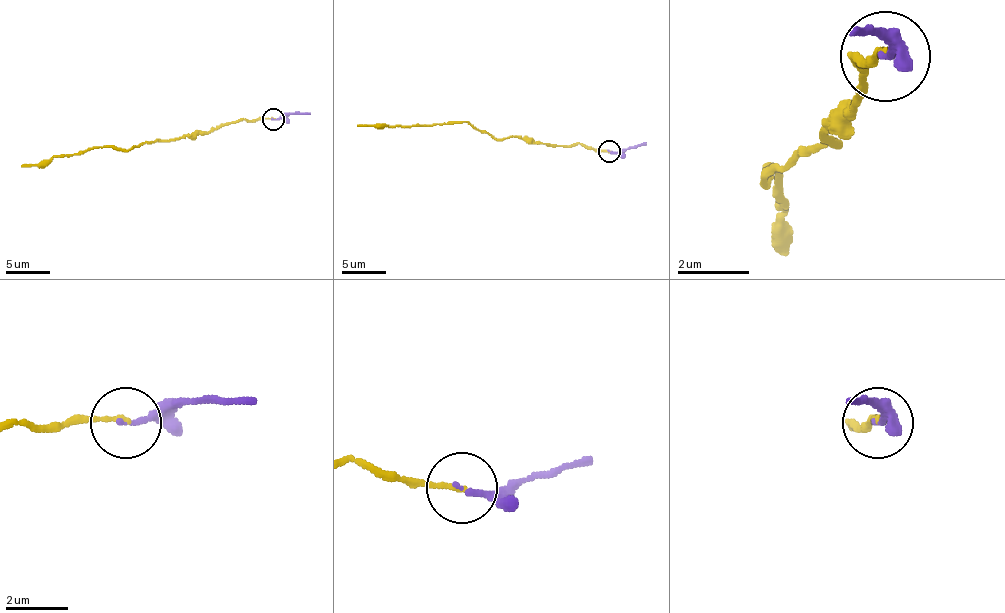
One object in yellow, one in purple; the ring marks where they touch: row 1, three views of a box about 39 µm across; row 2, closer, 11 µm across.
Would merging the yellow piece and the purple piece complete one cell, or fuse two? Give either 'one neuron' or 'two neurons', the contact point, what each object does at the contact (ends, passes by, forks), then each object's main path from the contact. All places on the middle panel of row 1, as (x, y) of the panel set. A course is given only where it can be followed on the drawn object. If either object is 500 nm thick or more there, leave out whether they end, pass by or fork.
one neuron; at (609, 151); yellow ends there; purple ends there; yellow runs (610, 152), (575, 143), (529, 143), (516, 136), (494, 138), (465, 121), (424, 125), (358, 125); purple runs (610, 152), (645, 143)

